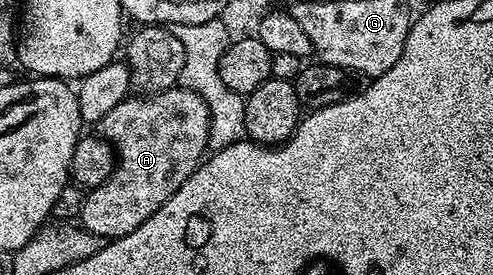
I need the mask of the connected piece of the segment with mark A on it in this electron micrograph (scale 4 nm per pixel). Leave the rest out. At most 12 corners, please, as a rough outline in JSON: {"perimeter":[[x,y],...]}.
{"perimeter":[[178,85],[130,94],[95,127],[107,181],[79,223],[135,233],[203,162],[211,113]]}

